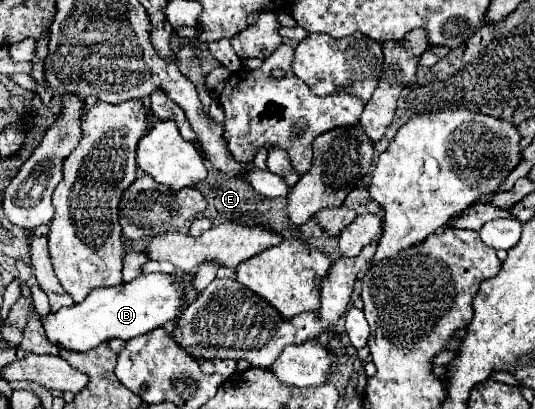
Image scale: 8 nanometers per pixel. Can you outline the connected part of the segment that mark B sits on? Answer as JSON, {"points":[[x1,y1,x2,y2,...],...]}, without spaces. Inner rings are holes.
{"points":[[150,273,140,275,130,283,120,283,112,287,94,289,88,299,82,303,74,303,70,307,62,307,58,313,48,313,42,317,42,327,46,331,46,337,52,345,64,351,90,351,98,347,100,343,106,343,110,339,122,339,128,341,132,337,144,335,156,327,166,327,166,323,174,321,178,317,180,305,190,305,198,293,194,291,190,277,170,277,162,273],[182,281,184,291,178,291,172,283]]}

